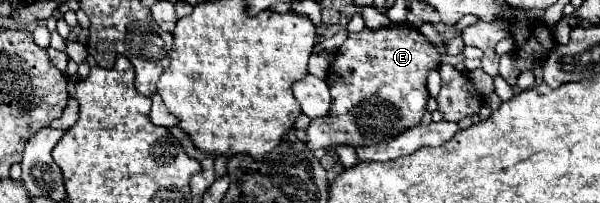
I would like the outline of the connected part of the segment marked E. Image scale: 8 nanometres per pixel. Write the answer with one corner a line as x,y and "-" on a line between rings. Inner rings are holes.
397,23
393,27
379,29
379,31
363,29
361,33
349,35
347,41
337,51
329,71
331,99
333,99
331,109
325,117
311,121
311,125
307,127
305,145
309,145
311,151
331,149
333,145
351,145
351,147
371,145
375,141
393,137
409,127
419,125
429,99
427,85
425,85
427,71
439,67
439,63
441,63
441,55
435,49
435,45
431,45
417,29
409,27
407,23
401,25

